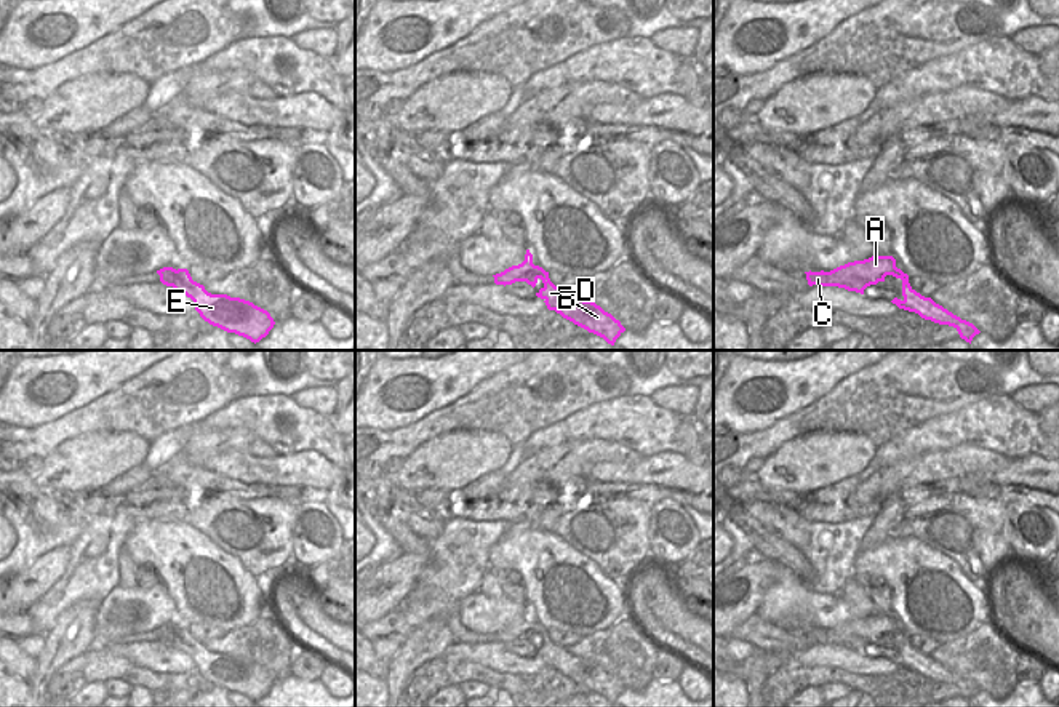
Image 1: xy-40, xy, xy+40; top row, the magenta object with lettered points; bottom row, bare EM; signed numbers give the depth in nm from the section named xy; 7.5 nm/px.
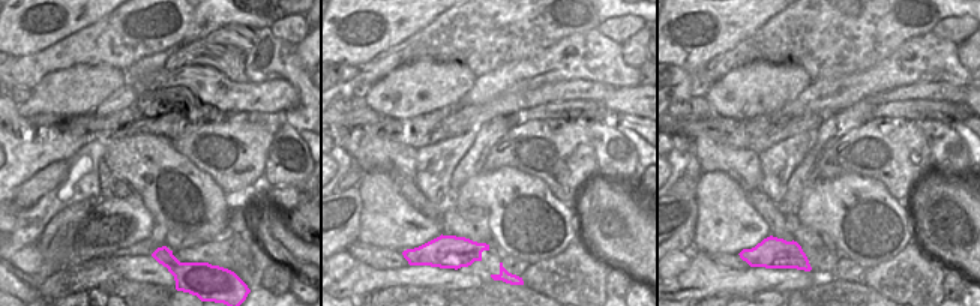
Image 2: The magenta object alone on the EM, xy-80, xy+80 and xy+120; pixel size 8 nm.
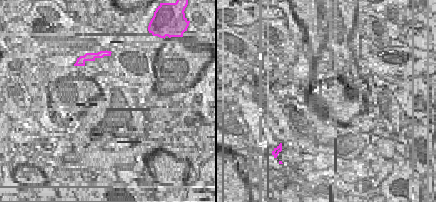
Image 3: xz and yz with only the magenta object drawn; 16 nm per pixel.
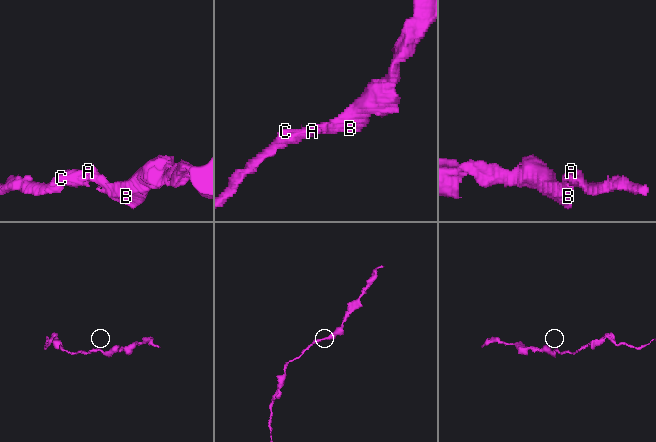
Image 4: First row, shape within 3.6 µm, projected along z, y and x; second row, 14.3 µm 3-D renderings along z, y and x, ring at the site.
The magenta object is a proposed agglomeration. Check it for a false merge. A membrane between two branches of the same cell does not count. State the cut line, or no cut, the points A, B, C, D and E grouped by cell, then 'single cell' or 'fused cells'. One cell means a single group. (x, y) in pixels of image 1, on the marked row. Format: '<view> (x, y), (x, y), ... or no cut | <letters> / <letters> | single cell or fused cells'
no cut | A B C D E | single cell

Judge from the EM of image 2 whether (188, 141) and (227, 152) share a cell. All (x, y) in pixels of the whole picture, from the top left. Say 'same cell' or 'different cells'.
same cell

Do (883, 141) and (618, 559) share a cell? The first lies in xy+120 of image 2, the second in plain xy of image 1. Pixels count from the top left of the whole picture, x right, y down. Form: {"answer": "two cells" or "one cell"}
{"answer": "one cell"}

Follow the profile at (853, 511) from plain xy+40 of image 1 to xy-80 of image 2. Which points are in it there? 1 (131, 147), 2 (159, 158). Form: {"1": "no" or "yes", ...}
{"1": "no", "2": "no"}

